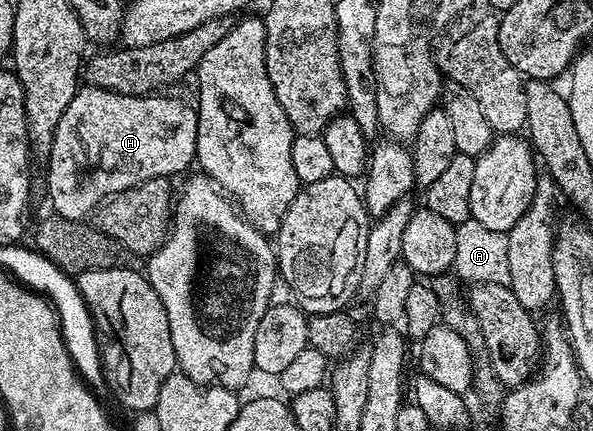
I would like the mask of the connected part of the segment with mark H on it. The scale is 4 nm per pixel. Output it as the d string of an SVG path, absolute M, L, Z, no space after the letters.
M87 84L77 89L74 100L70 100L66 112L62 112L62 120L58 120L52 147L46 155L48 198L52 201L51 209L55 213L64 218L87 219L101 202L112 195L126 188L134 188L146 180L168 178L172 174L183 175L183 170L196 162L196 106L180 98L160 97L164 96L119 94Z

